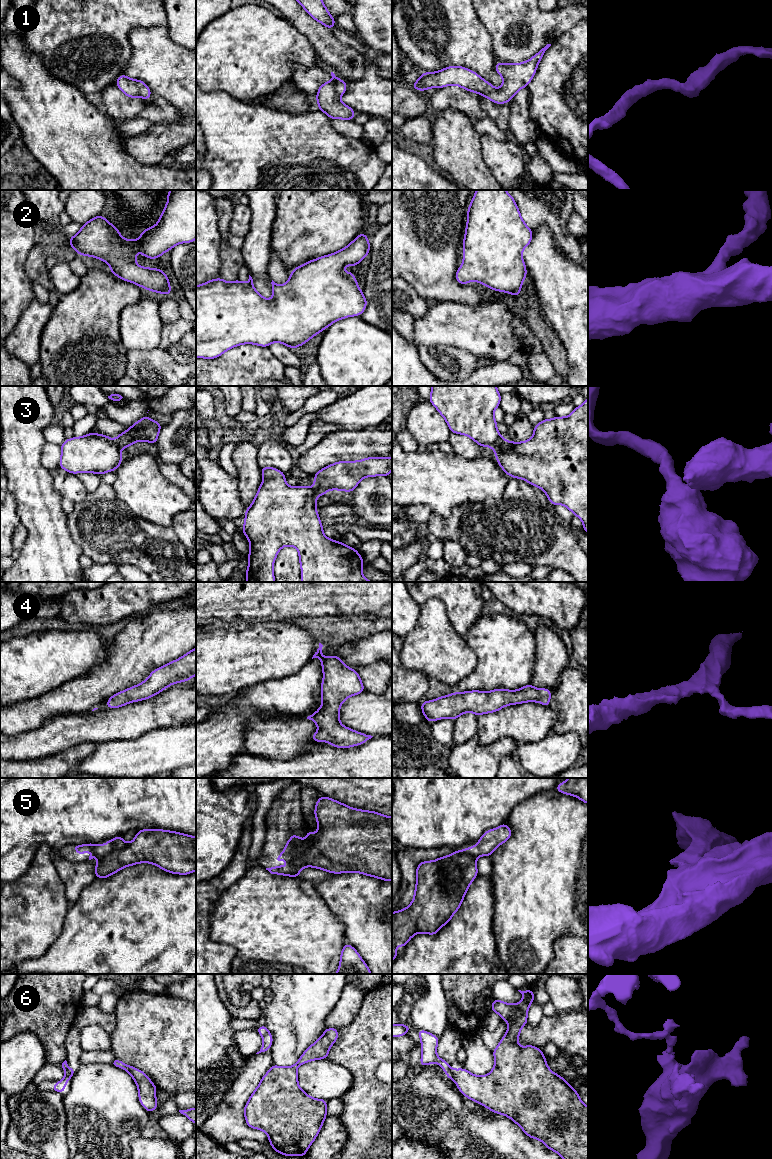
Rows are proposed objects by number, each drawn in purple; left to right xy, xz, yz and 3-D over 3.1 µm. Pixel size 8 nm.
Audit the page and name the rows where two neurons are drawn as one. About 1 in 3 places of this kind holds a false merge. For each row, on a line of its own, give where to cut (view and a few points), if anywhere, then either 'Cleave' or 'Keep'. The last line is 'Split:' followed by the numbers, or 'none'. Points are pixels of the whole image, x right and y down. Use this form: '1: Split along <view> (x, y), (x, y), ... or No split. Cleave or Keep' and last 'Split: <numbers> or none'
1: No split. Keep
2: No split. Keep
3: Split along yz (504, 440), (493, 448). Cleave
4: No split. Keep
5: Split along xz (288, 841), (292, 858), (307, 865). Cleave
6: Split along yz (450, 1068), (453, 1077). Cleave
Split: 3, 5, 6

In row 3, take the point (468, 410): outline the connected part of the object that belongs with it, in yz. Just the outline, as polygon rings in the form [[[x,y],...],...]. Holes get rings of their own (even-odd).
[[[431,386],[429,402],[446,420],[451,433],[467,435],[481,447],[500,446],[504,438],[499,434],[494,410],[500,406],[501,394],[496,386]]]

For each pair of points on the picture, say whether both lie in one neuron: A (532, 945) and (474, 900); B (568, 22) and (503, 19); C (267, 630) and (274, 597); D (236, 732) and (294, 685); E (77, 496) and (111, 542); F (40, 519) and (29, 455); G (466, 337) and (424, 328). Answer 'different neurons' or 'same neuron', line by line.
A: different neurons
B: same neuron
C: different neurons
D: same neuron
E: different neurons
F: same neuron
G: same neuron

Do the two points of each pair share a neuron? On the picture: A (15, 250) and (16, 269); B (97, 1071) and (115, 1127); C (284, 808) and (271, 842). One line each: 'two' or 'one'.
A: one
B: one
C: one

